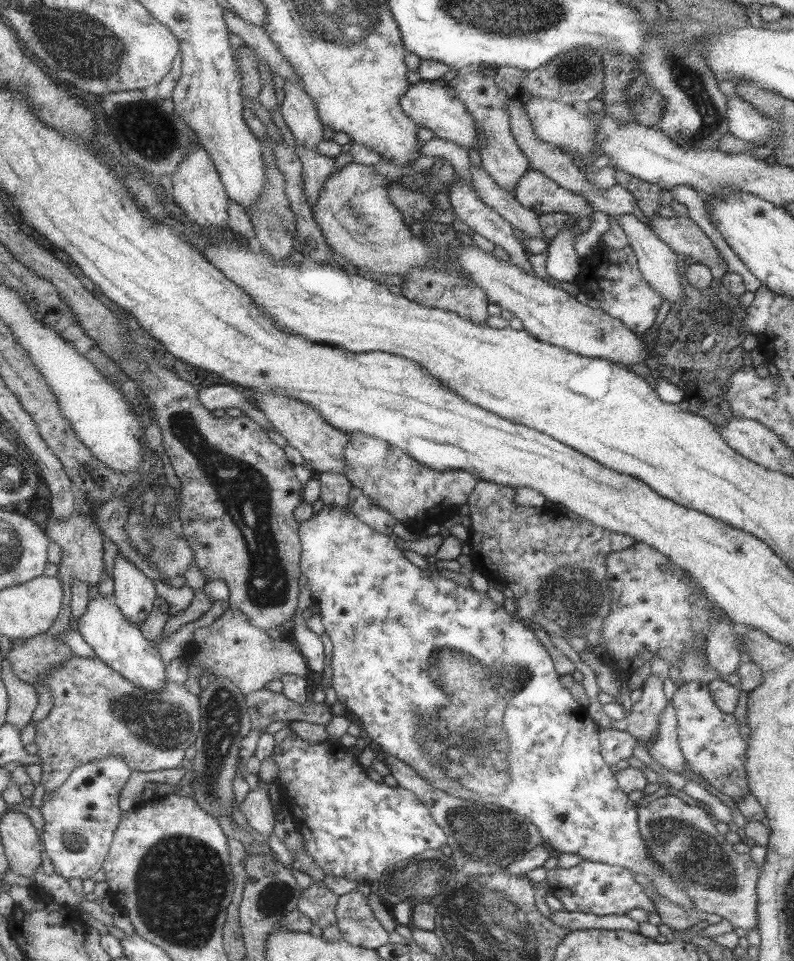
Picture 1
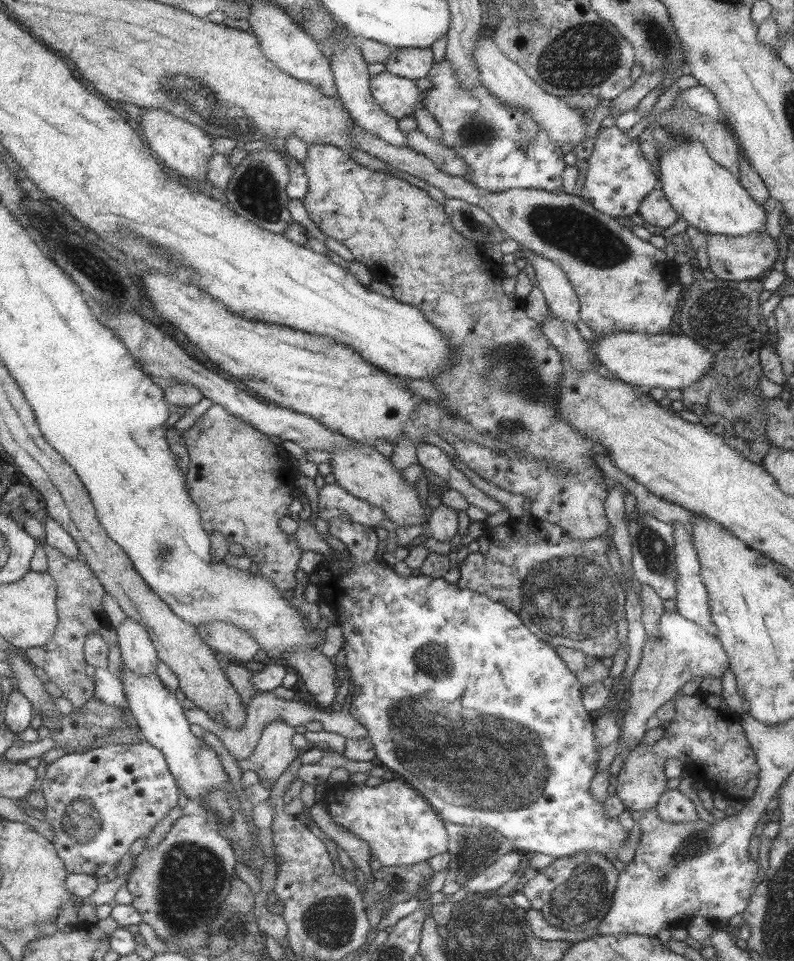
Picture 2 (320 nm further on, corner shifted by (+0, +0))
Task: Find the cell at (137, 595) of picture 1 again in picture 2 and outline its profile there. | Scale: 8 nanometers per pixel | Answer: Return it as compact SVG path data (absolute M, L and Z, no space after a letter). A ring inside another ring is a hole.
M127 618L117 627L116 635L124 667L141 677L155 675L159 668L159 656L145 627Z

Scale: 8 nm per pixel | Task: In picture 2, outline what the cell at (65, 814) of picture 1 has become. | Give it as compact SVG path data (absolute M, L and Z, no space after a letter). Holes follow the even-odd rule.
M124 740L84 753L67 753L47 766L39 787L48 802L48 807L43 810L45 821L51 824L55 832L53 842L68 871L93 877L113 872L125 854L129 854L134 843L149 836L157 824L179 806L180 786L169 769L166 756L147 740L140 743Z

